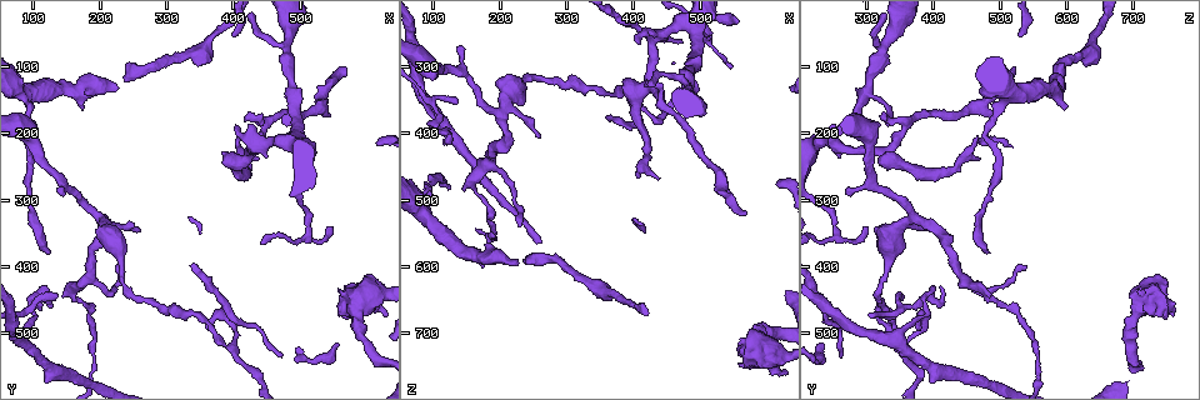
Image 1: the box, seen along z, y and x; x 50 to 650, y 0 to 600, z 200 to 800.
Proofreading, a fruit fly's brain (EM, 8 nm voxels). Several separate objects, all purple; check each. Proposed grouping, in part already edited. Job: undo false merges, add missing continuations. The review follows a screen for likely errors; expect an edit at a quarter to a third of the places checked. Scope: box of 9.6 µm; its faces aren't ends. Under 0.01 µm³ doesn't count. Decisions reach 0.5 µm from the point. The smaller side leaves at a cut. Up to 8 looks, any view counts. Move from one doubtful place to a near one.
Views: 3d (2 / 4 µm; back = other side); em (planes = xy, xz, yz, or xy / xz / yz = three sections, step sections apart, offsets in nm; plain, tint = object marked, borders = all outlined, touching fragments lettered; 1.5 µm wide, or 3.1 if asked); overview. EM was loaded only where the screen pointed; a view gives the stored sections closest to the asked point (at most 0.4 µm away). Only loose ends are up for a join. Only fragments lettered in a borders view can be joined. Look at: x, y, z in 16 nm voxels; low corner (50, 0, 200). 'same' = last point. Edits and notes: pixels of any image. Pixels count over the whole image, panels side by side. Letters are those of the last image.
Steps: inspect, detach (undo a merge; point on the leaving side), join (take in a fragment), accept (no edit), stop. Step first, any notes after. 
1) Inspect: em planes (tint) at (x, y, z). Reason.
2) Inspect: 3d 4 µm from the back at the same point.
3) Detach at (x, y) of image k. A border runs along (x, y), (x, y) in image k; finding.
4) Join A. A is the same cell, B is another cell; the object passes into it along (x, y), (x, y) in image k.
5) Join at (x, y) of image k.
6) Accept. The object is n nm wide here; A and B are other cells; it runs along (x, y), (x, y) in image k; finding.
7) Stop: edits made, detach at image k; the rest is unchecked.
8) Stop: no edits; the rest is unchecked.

Inspect: em yz step 4 (borders) at (235, 400, 540). Tapers out.

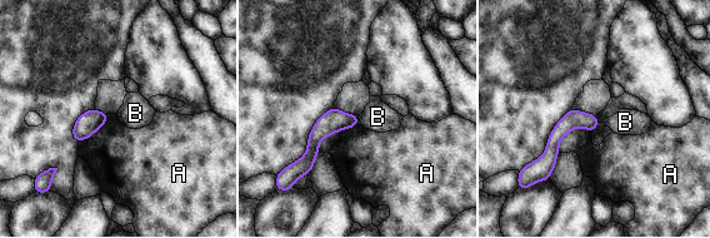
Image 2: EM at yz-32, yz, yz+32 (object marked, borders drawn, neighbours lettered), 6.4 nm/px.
Inspect: em planes (borders) at the same point.

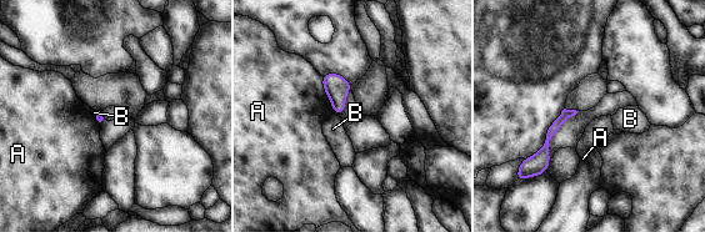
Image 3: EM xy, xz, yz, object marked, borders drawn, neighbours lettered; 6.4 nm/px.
Accept. A and B are other cells; a border runs along (334, 112), (339, 116) in image 3; none of them fits.

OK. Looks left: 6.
Inspect: 3d 4 µm at (265, 350, 405). Branch stops here.

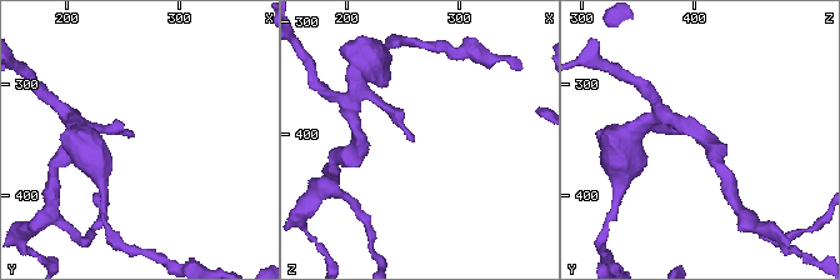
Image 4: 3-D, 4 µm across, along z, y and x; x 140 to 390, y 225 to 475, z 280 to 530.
Inspect: em xz step 8 (tint) at (260, 348, 406).

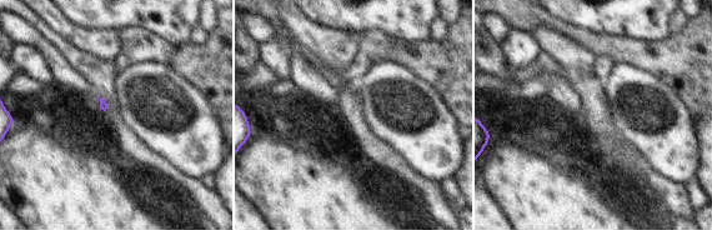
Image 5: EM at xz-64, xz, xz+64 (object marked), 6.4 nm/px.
Inspect: em planes (borders) at the same point. Another direction.

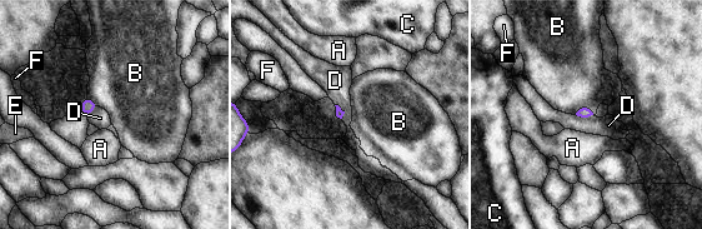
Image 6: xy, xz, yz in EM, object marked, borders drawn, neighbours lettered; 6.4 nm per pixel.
Accept. A, B, C, D, E and F are other cells; none of them fits.

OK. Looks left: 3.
Inspect: em planes (tint) at (485, 140, 300). Side arm on a straight run.

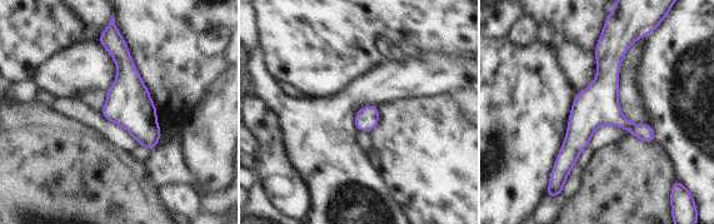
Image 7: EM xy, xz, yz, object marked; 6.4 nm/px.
Inspect: em planes (borders) at the same point.

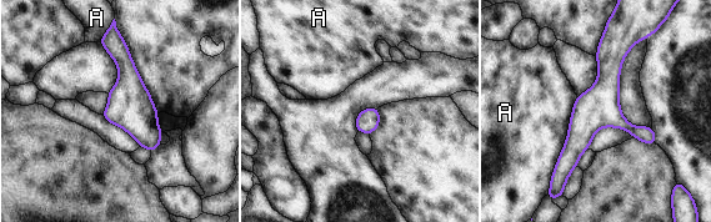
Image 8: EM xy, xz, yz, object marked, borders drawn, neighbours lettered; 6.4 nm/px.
Accept. The longest contact is with A, 600 nm; A is another cell; it runs along (606, 38), (607, 86), (564, 177) in image 8; continuous, no second cell.

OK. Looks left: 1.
Stop: no edits; the rest is unchecked.

